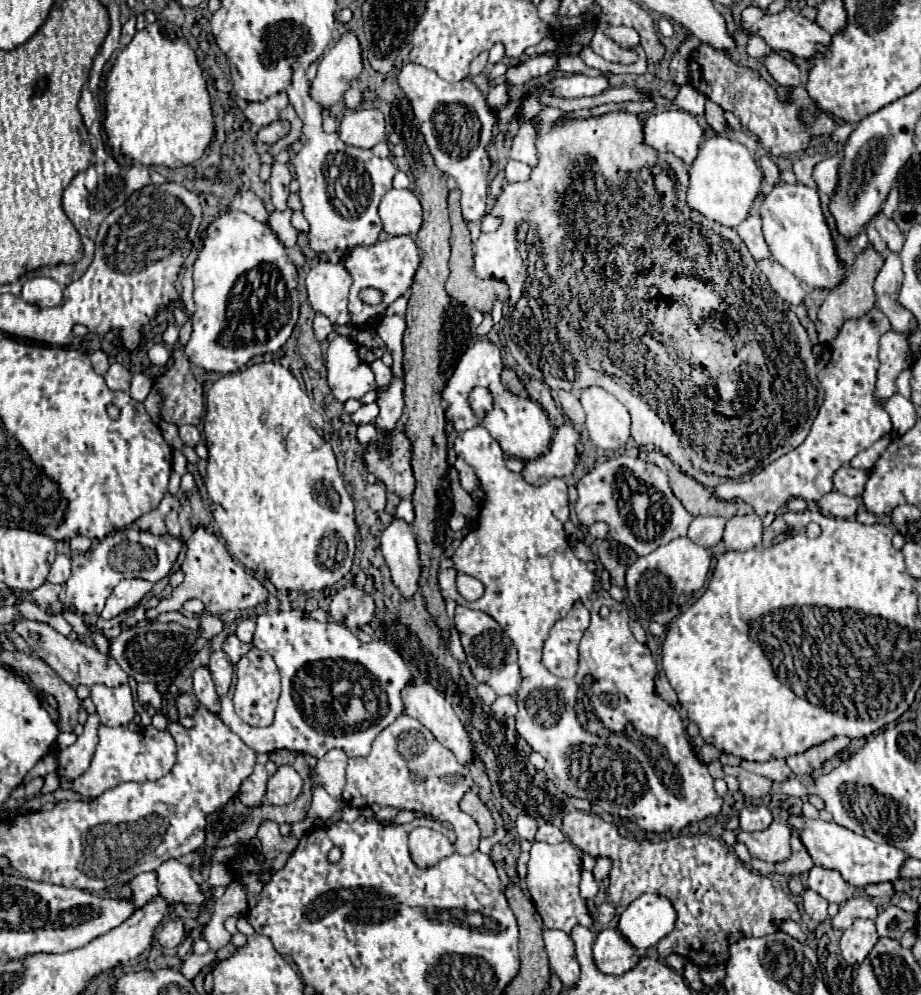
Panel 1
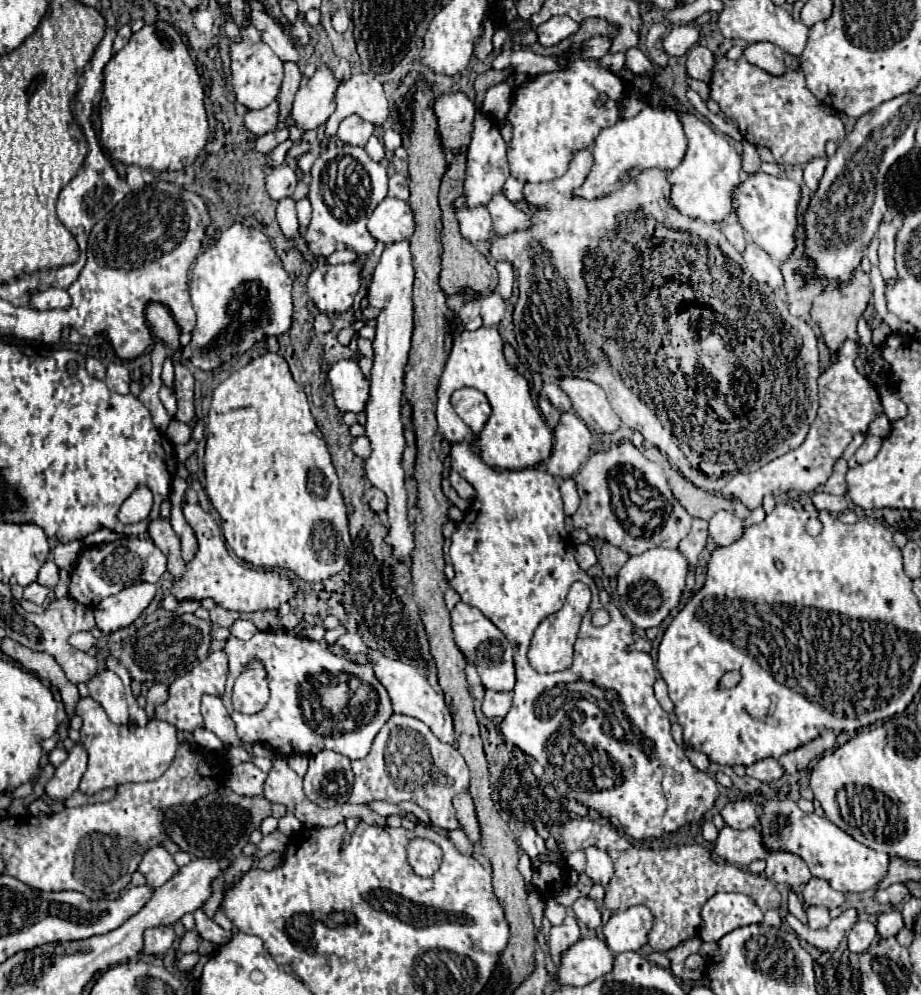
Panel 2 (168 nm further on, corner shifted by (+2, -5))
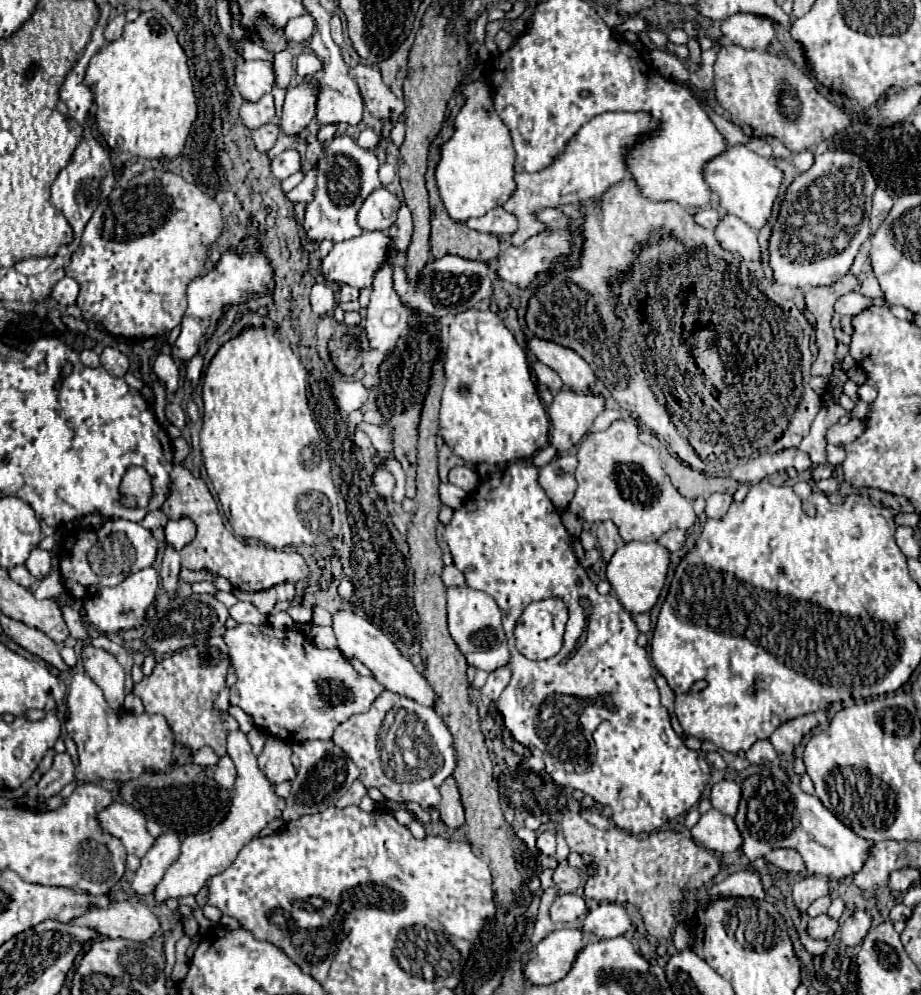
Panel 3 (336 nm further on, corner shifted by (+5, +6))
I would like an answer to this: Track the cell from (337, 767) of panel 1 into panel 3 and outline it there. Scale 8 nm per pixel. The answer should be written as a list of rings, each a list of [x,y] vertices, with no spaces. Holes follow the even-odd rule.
[[[306,740],[302,744],[294,744],[294,754],[298,754],[300,758],[300,768],[296,780],[292,782],[290,798],[286,800],[284,814],[288,820],[298,820],[304,814],[324,812],[338,798],[342,798],[352,786],[352,782],[358,778],[358,766],[332,740]]]

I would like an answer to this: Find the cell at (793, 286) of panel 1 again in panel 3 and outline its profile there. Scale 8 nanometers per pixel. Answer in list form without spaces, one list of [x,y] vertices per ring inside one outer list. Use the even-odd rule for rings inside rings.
[[[726,214],[720,222],[720,226],[714,230],[718,242],[722,248],[740,254],[744,260],[760,262],[762,248],[758,244],[758,234],[748,224],[744,224],[740,218]]]

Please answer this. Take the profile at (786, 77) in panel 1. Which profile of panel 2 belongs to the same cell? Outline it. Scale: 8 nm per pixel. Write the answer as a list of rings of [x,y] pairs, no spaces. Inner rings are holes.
[[[759,41],[759,43],[749,43],[743,49],[743,57],[761,69],[765,69],[771,75],[783,75],[785,65],[783,65],[783,51],[769,43],[769,41]]]

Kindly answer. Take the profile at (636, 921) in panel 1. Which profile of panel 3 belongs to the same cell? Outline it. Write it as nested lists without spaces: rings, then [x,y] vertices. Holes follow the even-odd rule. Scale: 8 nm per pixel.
[[[600,902],[598,908],[590,910],[584,920],[584,932],[594,934],[596,938],[616,938],[624,936],[632,926],[632,916],[620,904]]]

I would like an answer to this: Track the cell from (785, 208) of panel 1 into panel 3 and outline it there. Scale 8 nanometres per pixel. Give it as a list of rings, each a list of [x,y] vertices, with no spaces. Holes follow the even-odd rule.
[[[732,146],[726,150],[726,154],[720,154],[720,158],[714,158],[706,166],[706,182],[712,188],[712,192],[720,196],[720,206],[728,214],[734,214],[740,220],[744,220],[754,230],[766,226],[768,218],[772,216],[772,208],[778,198],[782,180],[784,172],[772,160],[758,156],[746,146]]]

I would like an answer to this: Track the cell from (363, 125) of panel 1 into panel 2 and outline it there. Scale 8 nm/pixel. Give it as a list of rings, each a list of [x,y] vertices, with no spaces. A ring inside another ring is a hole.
[[[347,117],[341,121],[339,125],[339,131],[337,131],[337,137],[347,143],[347,145],[359,145],[359,147],[365,147],[367,139],[373,135],[375,127],[369,123],[369,121],[363,121],[361,117]]]

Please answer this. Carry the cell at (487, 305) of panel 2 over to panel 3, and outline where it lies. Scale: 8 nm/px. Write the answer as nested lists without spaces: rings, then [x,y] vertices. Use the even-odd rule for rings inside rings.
[[[544,208],[536,212],[536,218],[548,226],[548,232],[532,236],[520,248],[504,250],[494,264],[496,276],[500,280],[508,280],[512,284],[518,284],[520,288],[526,288],[538,272],[546,272],[552,270],[556,264],[562,264],[562,260],[572,252],[572,232],[568,230],[568,218],[562,212],[558,212],[556,208]]]

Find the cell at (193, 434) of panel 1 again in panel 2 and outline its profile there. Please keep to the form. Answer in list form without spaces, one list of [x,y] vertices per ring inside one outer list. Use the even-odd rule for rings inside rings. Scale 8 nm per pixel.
[[[171,419],[171,423],[169,423],[165,435],[169,437],[169,441],[171,441],[173,445],[189,443],[189,439],[191,439],[191,427],[189,427],[187,423],[181,423],[181,421]]]

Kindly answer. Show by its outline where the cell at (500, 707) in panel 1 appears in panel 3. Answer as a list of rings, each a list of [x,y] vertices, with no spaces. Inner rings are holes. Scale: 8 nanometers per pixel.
[[[504,666],[500,670],[494,670],[494,672],[488,674],[488,680],[480,688],[480,694],[486,696],[488,700],[496,702],[500,698],[500,694],[504,692],[504,688],[508,686],[508,682],[510,682],[510,668],[508,666]]]

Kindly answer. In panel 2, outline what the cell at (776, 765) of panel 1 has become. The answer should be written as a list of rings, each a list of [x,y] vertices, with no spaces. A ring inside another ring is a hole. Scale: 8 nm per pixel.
[[[767,757],[763,761],[757,761],[757,763],[749,765],[747,767],[747,775],[755,777],[759,781],[775,781],[775,779],[779,779],[783,775],[783,767],[779,765],[777,759]]]

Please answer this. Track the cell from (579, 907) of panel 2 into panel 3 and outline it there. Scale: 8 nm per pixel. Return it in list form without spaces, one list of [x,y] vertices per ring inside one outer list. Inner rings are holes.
[[[566,860],[560,862],[558,868],[554,870],[554,882],[556,882],[558,890],[560,892],[566,892],[566,894],[578,892],[578,888],[582,886],[582,878],[580,878],[578,870],[576,868],[570,868]]]

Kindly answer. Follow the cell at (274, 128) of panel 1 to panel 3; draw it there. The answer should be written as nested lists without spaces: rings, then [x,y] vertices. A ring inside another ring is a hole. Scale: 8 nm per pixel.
[[[264,124],[264,126],[260,126],[260,128],[256,128],[252,132],[252,138],[254,138],[254,144],[256,144],[258,150],[268,152],[274,146],[278,134],[280,134],[280,126],[276,126],[276,124]]]

